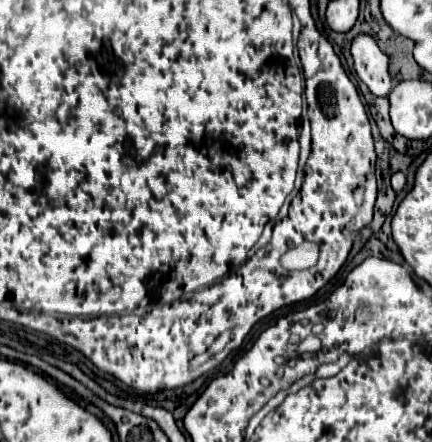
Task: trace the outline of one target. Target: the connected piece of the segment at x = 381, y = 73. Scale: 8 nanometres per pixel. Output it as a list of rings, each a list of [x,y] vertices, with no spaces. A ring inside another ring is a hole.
[[[358,34],[350,46],[354,70],[358,78],[376,96],[388,96],[392,90],[392,78],[388,74],[388,56],[378,48],[370,34]]]

